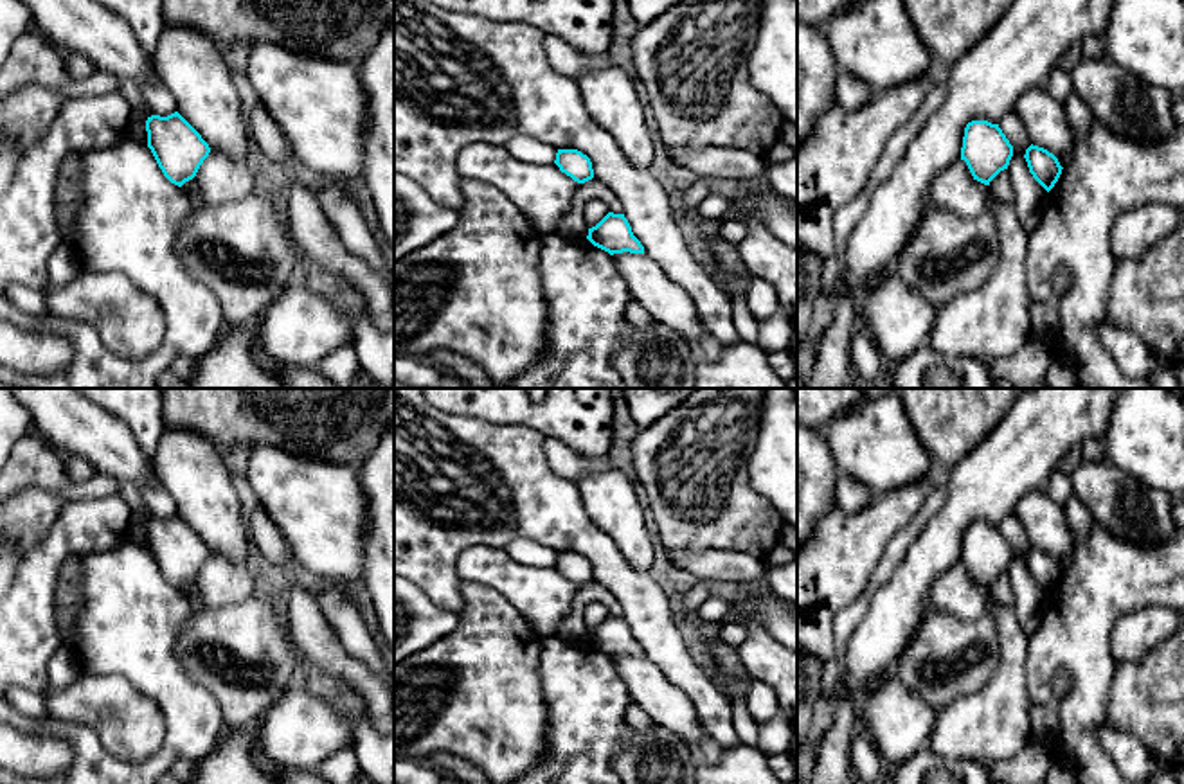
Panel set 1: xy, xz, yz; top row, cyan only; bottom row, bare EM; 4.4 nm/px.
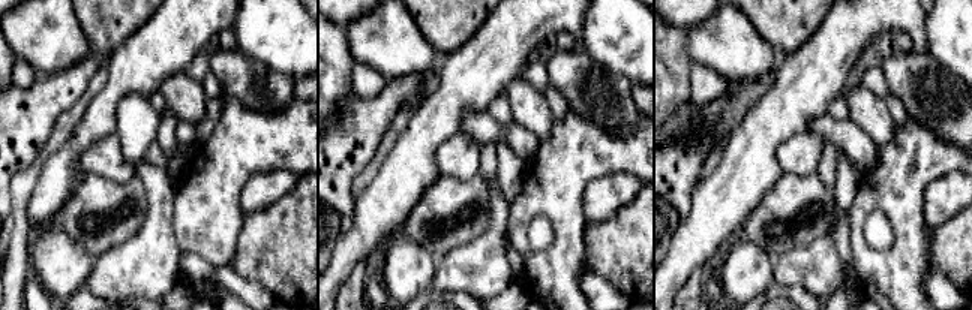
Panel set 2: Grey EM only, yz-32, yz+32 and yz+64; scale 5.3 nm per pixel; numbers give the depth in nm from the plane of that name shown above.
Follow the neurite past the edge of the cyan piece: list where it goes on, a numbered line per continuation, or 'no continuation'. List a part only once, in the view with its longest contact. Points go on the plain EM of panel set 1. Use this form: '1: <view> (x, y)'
no continuation

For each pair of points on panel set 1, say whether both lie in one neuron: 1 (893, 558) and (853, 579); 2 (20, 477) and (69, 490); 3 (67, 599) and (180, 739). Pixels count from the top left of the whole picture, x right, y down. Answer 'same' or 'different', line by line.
1: different
2: same
3: different

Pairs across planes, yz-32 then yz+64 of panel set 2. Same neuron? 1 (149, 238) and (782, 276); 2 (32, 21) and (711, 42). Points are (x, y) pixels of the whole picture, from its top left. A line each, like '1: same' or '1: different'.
1: same
2: same

